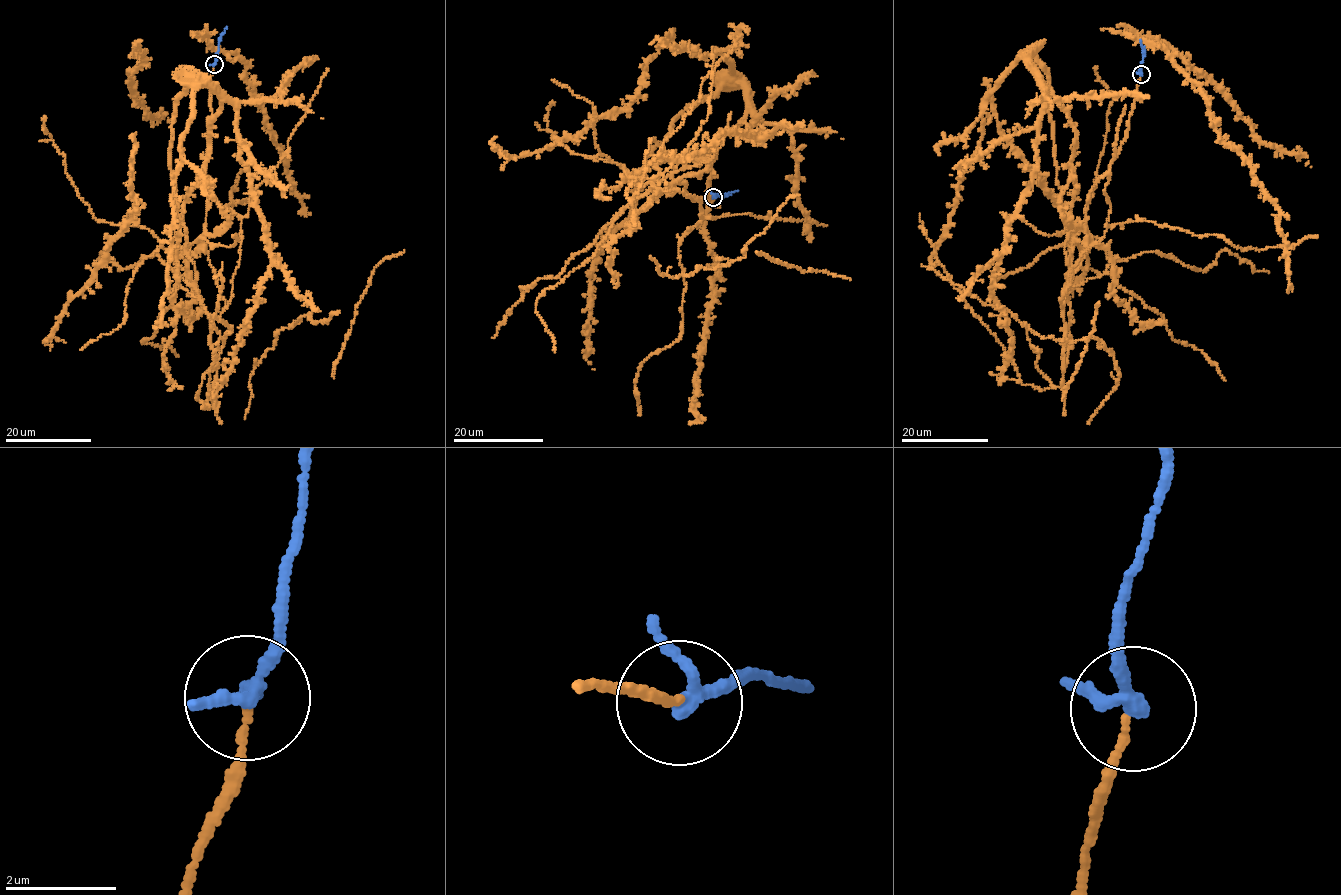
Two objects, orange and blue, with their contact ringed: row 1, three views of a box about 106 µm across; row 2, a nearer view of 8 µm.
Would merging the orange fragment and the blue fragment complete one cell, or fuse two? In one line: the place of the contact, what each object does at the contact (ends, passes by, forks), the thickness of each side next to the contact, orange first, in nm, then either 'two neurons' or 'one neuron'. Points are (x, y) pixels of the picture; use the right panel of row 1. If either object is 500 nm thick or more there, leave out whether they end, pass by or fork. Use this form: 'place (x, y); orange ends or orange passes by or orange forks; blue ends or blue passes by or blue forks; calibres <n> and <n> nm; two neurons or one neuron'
place (1141, 74); orange ends; blue passes by; calibres 130 and 240 nm; one neuron

